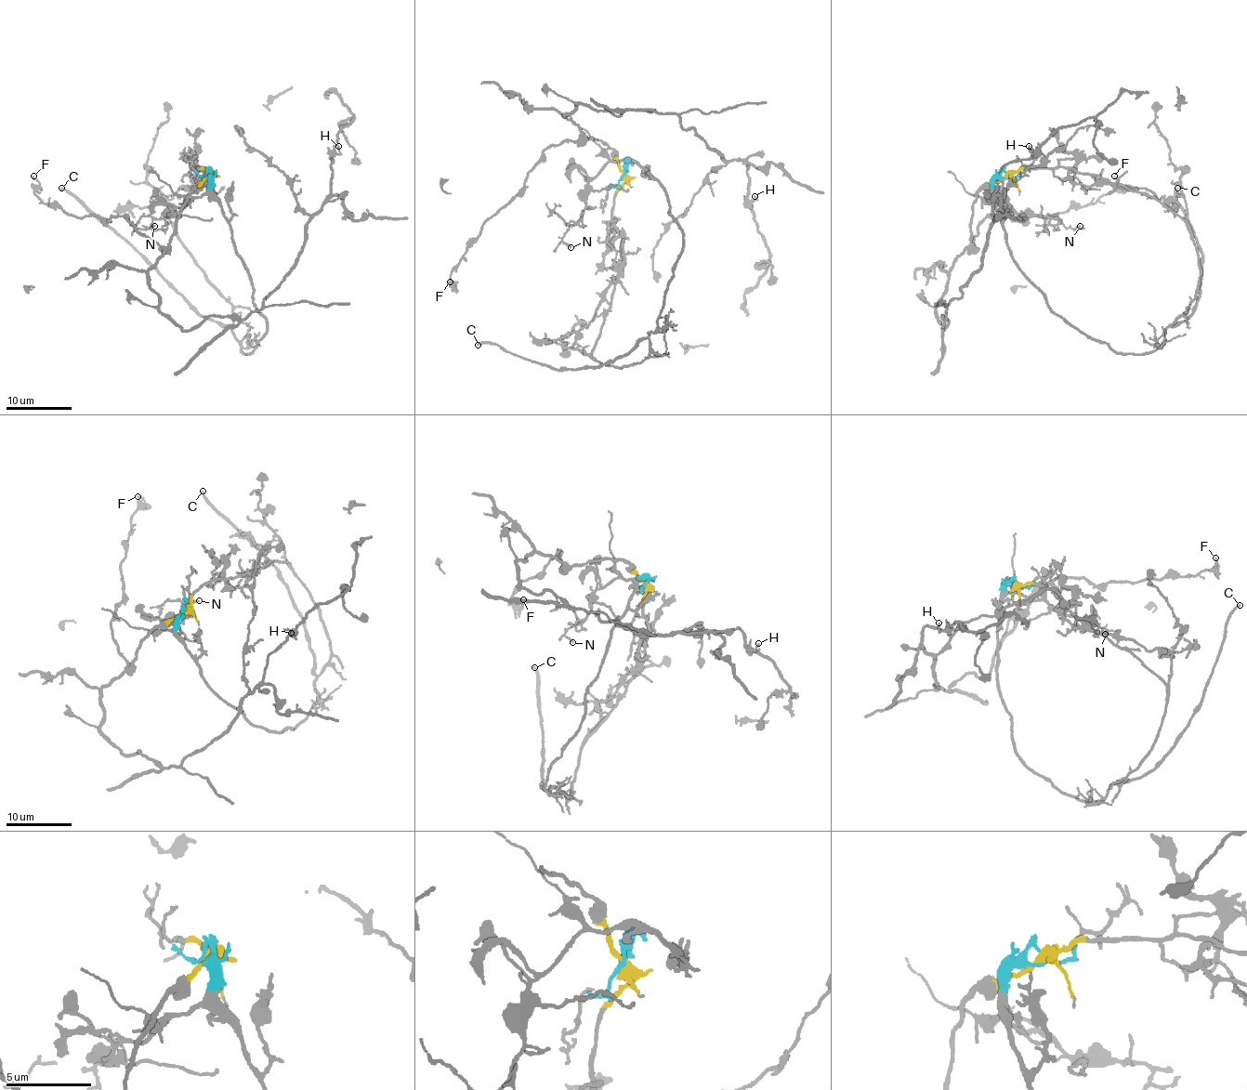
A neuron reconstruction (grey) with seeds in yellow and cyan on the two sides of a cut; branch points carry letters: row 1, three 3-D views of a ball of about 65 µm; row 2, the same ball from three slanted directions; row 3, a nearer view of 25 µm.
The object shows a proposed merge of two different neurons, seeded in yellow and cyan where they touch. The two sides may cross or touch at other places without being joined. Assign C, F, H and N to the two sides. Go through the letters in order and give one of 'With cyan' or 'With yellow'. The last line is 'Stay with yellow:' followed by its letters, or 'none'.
C: With cyan
F: With yellow
H: With yellow
N: With cyan
Stay with yellow: F, H

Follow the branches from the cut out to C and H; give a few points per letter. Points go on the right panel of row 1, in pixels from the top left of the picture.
C: (1006, 177), (993, 202), (1019, 271), (1082, 332), (1145, 353), (1199, 295), (1202, 251), (1177, 187)
H: (1006, 177), (977, 193), (936, 310), (944, 330), (980, 268), (998, 174), (1028, 146)

